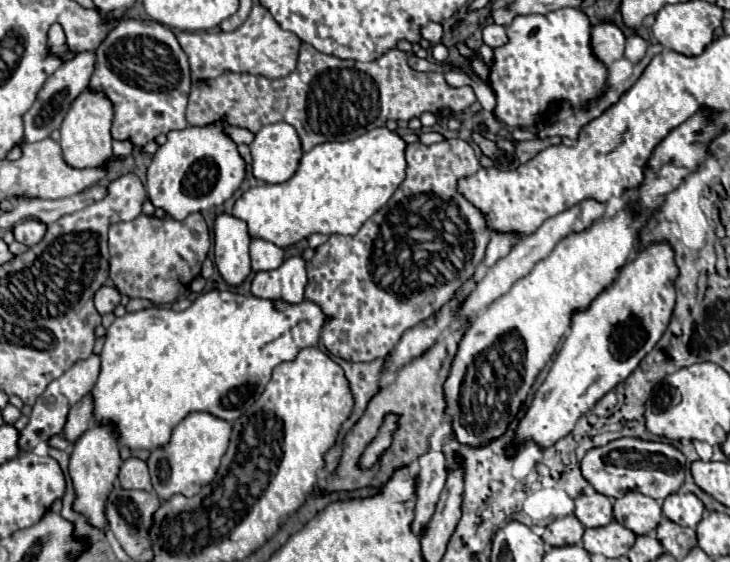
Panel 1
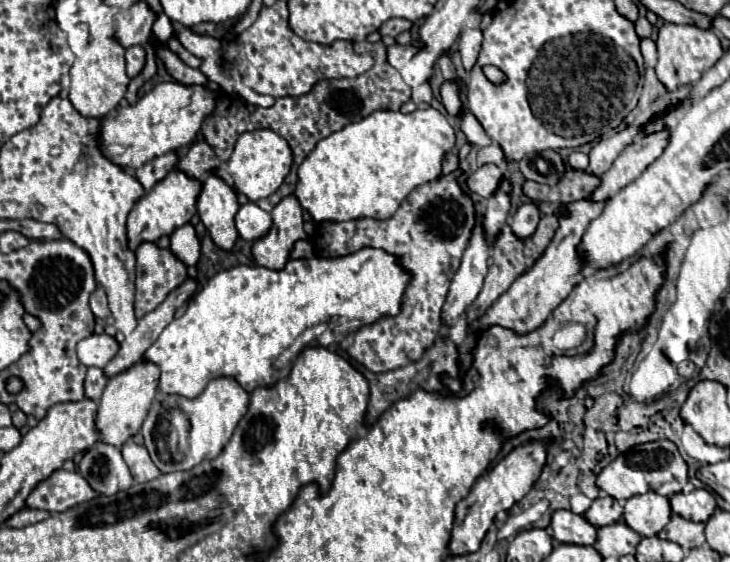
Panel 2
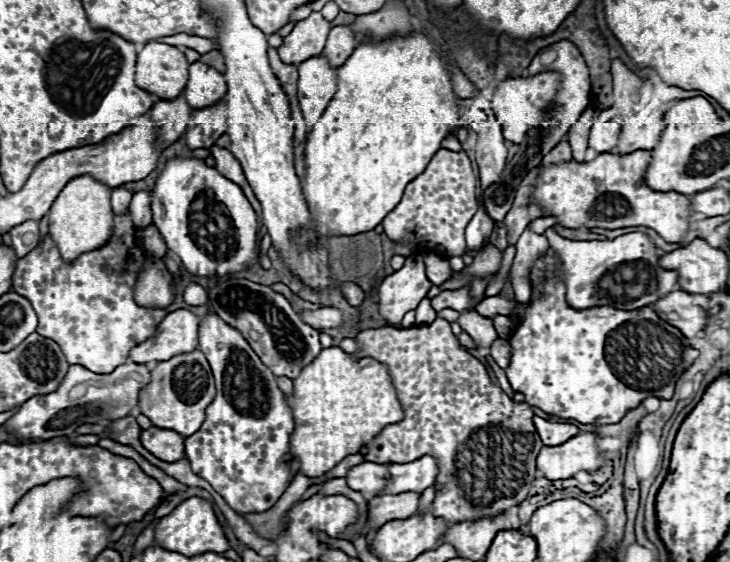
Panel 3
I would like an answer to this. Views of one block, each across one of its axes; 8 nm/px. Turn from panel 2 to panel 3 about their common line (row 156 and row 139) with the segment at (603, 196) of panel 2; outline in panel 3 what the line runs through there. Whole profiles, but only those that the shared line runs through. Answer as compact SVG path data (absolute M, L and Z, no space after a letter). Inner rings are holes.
M646 110L646 114L636 114L626 118L614 146L614 154L630 154L634 150L652 150L664 130L662 122L664 110Z

